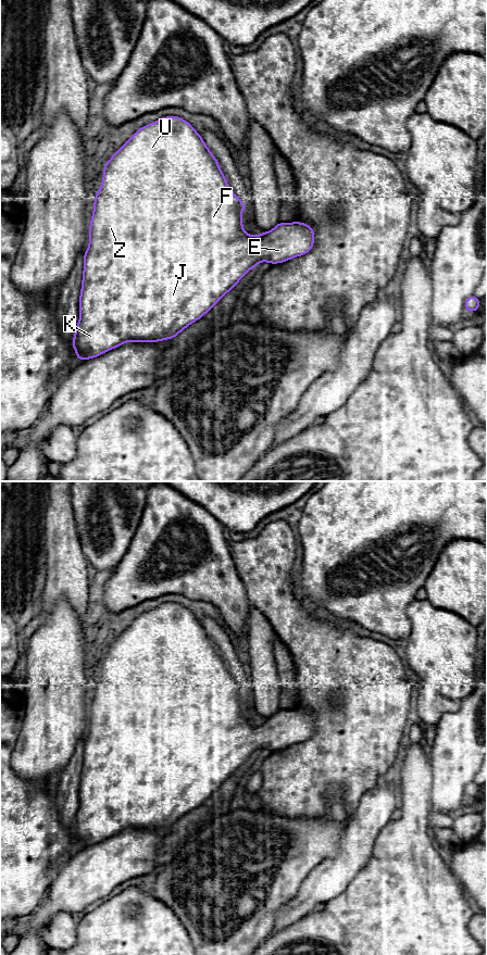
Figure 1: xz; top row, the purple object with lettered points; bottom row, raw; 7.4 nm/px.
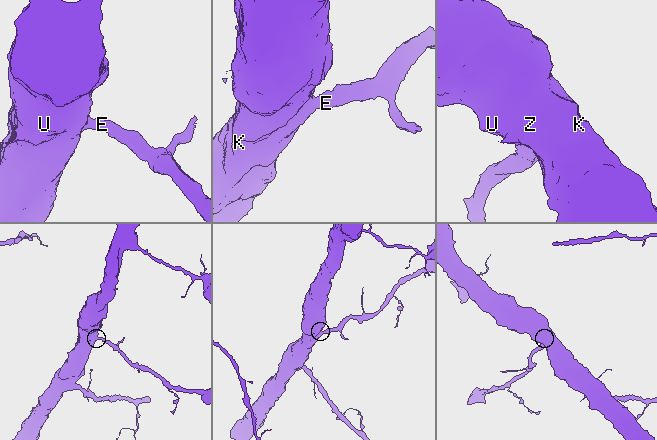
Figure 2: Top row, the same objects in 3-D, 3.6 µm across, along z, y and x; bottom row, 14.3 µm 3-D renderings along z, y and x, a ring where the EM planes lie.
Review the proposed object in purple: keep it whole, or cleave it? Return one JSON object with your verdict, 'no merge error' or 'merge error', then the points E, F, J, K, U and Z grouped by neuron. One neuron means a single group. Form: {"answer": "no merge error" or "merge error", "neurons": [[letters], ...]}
{"answer": "no merge error", "neurons": [["E", "F", "J", "K", "U", "Z"]]}

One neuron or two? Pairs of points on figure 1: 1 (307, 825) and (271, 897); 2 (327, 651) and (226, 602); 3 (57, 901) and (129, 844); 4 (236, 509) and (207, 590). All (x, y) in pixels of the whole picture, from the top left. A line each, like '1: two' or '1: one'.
1: one
2: two
3: one
4: two

